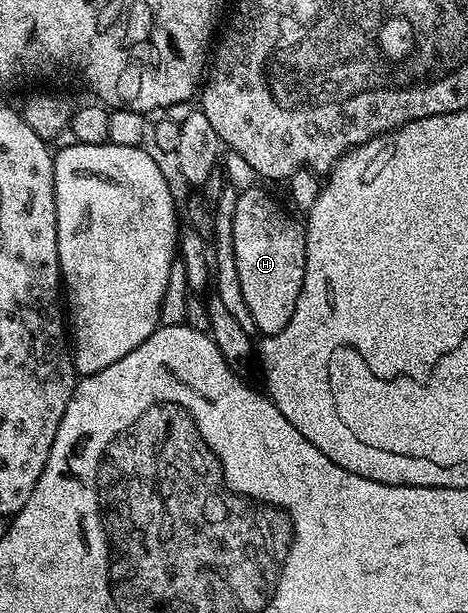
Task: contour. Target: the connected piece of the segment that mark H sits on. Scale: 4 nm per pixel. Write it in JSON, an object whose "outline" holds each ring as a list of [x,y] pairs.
{"outline":[[[254,184],[240,191],[235,206],[234,246],[243,300],[251,312],[256,329],[266,335],[283,332],[283,328],[291,324],[291,316],[295,316],[295,304],[299,300],[299,292],[305,279],[305,226],[297,223],[267,191],[260,190],[259,186]]]}

